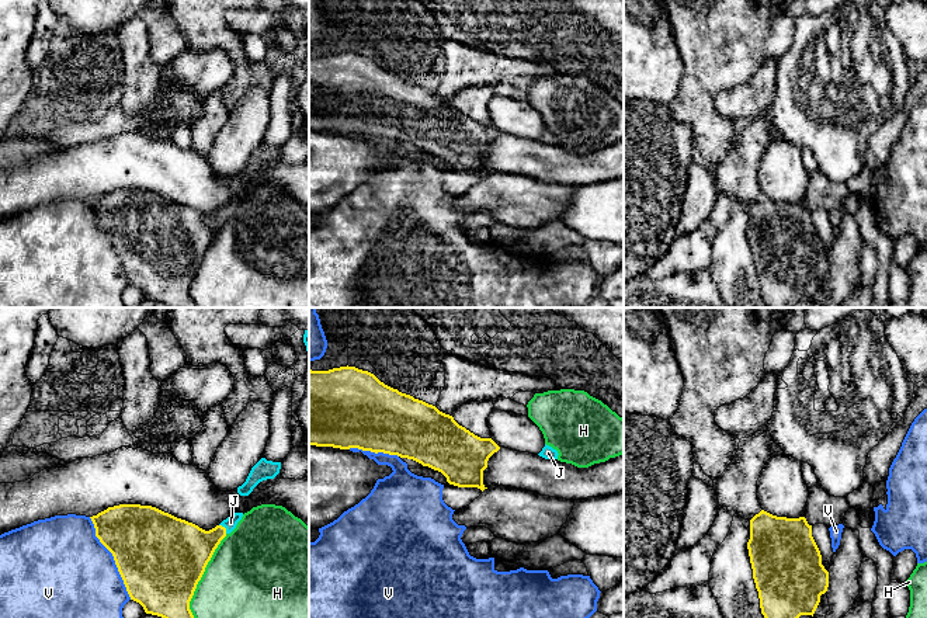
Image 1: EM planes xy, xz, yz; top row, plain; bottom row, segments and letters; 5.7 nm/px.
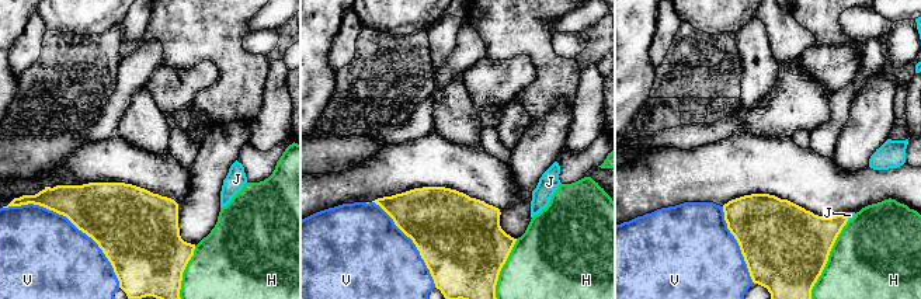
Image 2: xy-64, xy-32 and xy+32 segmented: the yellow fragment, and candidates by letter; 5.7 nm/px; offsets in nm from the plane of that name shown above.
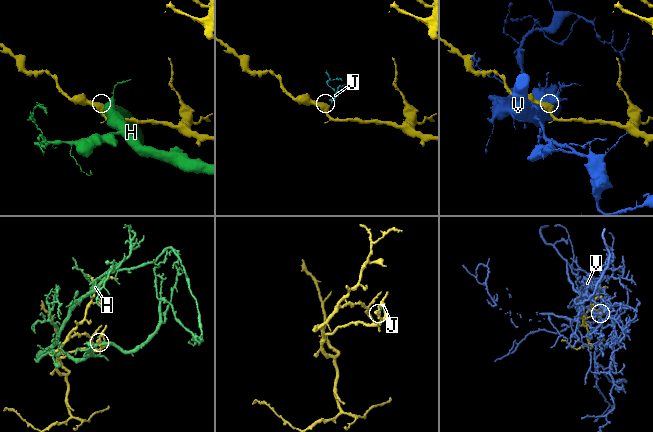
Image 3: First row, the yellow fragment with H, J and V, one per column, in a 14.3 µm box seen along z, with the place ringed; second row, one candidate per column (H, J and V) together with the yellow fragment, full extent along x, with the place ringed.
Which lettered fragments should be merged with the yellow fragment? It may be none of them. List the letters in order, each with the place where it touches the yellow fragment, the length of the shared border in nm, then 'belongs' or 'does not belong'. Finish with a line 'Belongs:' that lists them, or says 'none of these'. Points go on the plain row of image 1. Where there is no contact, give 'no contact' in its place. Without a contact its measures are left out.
H: xy (201, 261) | 550 nm | does not belong
J: xy (225, 214) | 70 nm | belongs
V: xy (114, 243) | 550 nm | does not belong
Belongs: J

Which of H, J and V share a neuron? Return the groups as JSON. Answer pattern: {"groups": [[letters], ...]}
{"groups": [["H"], ["J"], ["V"]]}

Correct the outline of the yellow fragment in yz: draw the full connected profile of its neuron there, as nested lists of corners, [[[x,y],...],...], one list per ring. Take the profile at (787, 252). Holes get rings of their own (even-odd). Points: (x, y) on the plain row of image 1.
[[[761,195],[750,205],[747,235],[764,303],[768,308],[795,308],[801,301],[813,302],[820,281],[827,277],[829,257],[822,250],[806,204],[777,202]]]

